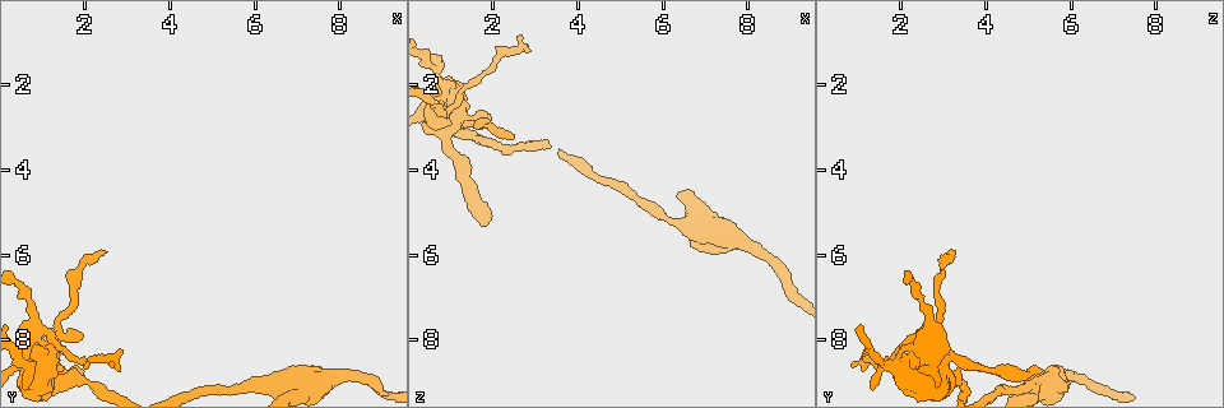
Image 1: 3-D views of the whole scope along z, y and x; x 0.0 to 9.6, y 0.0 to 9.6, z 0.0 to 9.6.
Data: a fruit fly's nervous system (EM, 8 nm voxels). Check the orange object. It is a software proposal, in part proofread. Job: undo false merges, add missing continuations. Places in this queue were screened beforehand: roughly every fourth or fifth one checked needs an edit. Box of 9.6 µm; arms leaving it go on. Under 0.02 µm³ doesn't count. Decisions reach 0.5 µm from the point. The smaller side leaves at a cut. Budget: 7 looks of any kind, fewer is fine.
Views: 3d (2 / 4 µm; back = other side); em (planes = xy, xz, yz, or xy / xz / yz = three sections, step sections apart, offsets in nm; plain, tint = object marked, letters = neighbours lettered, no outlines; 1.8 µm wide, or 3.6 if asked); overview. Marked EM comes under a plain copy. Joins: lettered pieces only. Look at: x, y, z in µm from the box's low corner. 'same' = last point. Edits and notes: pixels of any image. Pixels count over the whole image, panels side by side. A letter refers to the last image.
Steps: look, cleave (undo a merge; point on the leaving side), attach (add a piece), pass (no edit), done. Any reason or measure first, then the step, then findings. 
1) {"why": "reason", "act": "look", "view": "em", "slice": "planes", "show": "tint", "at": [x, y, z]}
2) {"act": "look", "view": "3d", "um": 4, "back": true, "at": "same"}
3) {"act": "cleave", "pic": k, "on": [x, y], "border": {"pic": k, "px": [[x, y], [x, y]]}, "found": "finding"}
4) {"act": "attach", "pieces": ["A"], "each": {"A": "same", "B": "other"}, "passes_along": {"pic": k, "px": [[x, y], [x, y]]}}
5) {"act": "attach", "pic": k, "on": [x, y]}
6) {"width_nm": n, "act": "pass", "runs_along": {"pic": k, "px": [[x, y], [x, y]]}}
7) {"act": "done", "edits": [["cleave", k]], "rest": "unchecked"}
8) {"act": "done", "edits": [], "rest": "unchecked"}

{"why": "free end", "act": "look", "view": "3d", "um": 4, "at": [2.65, 8.60, 0.80]}

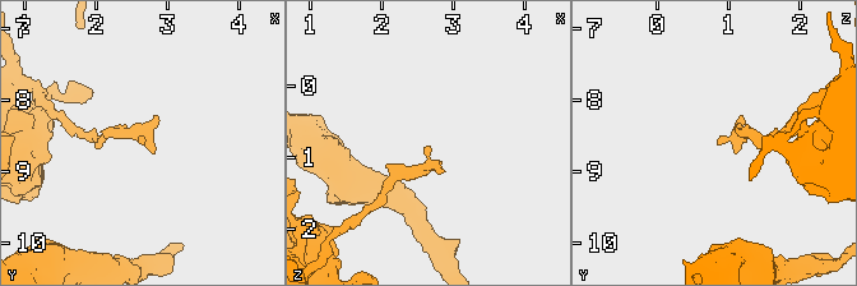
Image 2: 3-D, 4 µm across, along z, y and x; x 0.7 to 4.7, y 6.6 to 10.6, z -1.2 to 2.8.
{"act": "look", "view": "em", "slice": "planes", "show": "letters", "at": [2.70, 8.60, 0.85]}

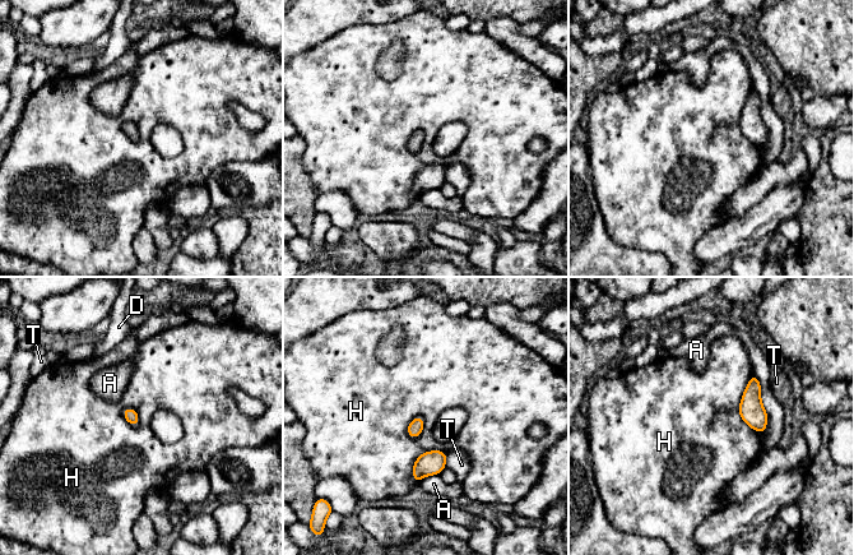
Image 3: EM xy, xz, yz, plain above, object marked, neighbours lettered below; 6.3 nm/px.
{"act": "pass", "each": {"A": "other", "D": "other", "H": "other", "T": "other"}, "border": {"pic": 3, "px": [[753, 374], [738, 415], [762, 433]]}, "found": "no lettered piece goes on from it"}

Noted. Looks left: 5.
{"why": "an open end", "act": "look", "view": "3d", "um": 4, "at": [1.80, 8.65, 5.30]}

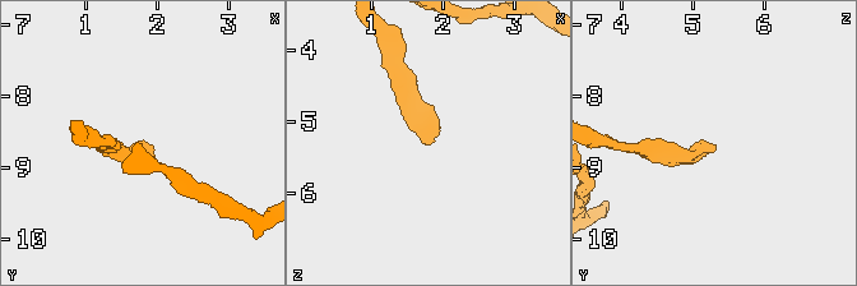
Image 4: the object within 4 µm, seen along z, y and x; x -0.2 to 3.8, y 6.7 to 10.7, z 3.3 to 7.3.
{"why": "now the EM", "act": "look", "view": "em", "slice": "xy", "step": 16, "show": "letters", "at": [1.85, 8.70, 5.30]}

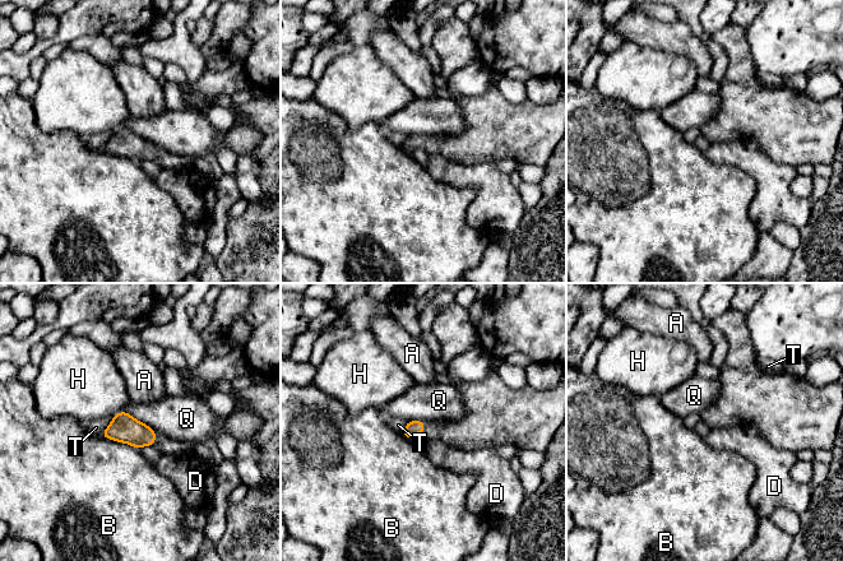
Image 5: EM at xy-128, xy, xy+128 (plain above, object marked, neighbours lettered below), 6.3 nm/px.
{"act": "look", "view": "em", "slice": "xz", "step": 4, "show": "letters", "at": "same"}

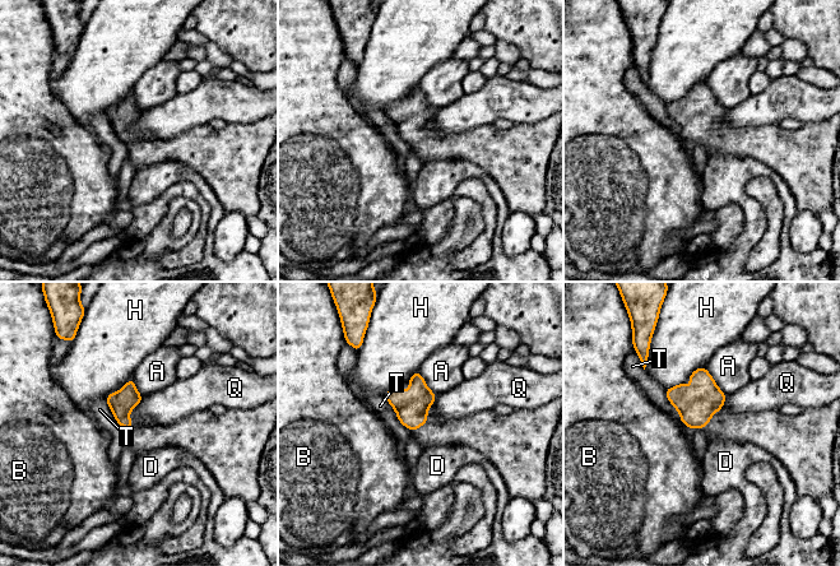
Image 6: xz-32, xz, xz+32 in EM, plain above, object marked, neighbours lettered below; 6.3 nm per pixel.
{"act": "pass", "each": {"A": "other", "B": "other", "D": "other", "H": "other", "Q": "other", "T": "other"}, "border": {"pic": 6, "px": [[144, 397], [129, 414], [133, 425]]}, "found": "none of them fits"}

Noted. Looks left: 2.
{"why": "two arms in line, one across", "act": "look", "view": "em", "slice": "planes", "show": "letters", "at": [7.00, 8.85, 5.45]}

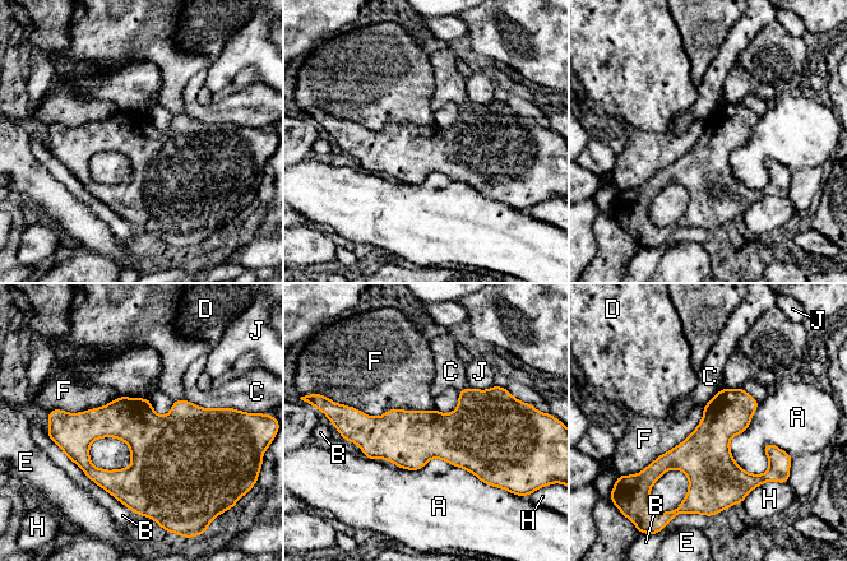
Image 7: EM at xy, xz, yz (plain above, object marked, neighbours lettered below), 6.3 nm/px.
{"act": "pass", "each": {"A": "other", "B": "other", "C": "other", "D": "other", "E": "other", "F": "other", "H": "other", "J": "other"}, "border": {"pic": 7, "px": [[341, 403], [371, 416], [434, 409]]}, "found": "all the same neuron"}

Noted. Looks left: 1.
{"act": "done", "edits": [], "rest": "unchecked"}

